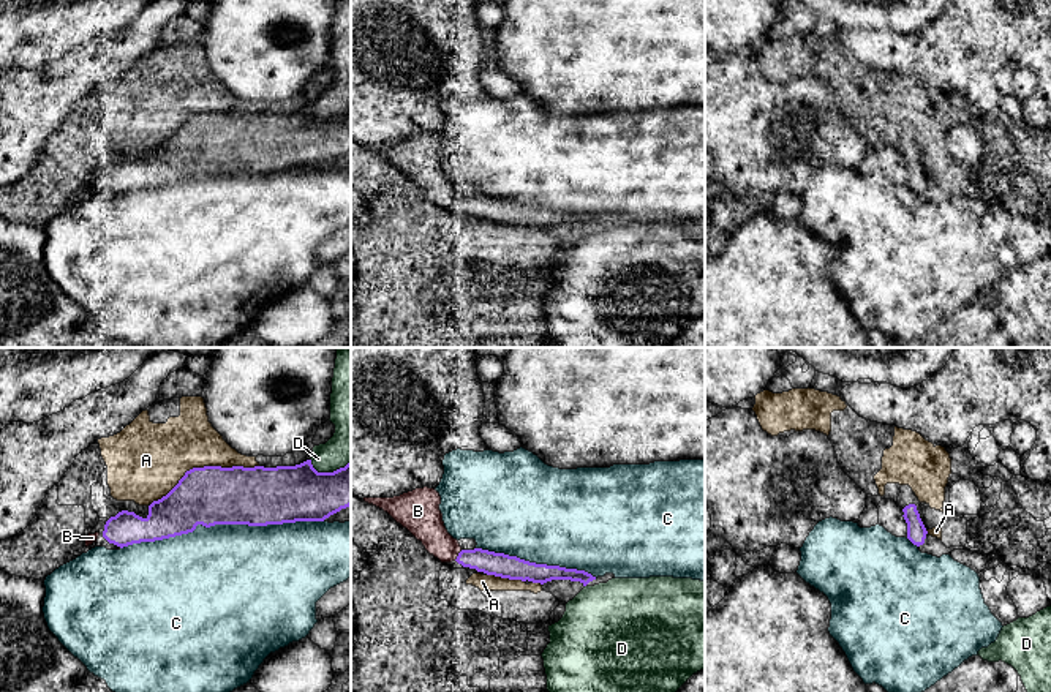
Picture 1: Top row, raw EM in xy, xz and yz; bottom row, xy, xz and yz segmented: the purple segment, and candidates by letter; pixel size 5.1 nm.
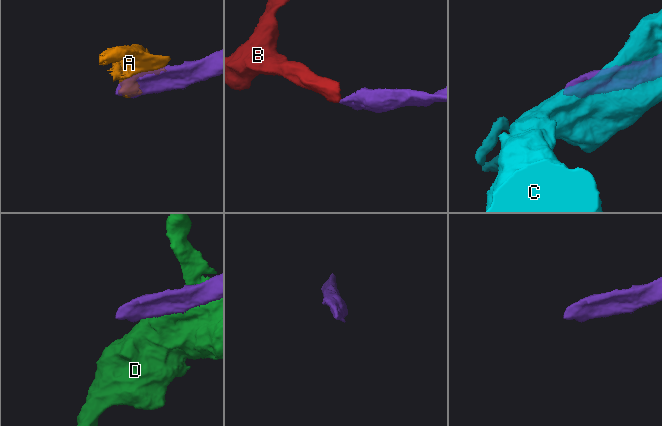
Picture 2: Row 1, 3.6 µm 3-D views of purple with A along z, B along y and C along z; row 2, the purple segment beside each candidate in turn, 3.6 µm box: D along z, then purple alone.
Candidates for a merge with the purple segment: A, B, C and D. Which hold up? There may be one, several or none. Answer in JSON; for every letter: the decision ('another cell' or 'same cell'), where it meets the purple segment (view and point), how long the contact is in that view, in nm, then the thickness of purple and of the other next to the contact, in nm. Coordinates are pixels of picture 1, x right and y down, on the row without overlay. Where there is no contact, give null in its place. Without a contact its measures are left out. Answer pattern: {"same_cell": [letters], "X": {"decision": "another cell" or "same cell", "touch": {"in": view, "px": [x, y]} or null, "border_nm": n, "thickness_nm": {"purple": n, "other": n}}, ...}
{"same_cell": ["B"], "A": {"decision": "another cell", "touch": {"in": "xy", "px": [204, 112]}, "border_nm": 600, "thickness_nm": {"purple": 300, "other": 340}}, "B": {"decision": "same cell", "touch": {"in": "xz", "px": [459, 201]}, "border_nm": 70, "thickness_nm": {"purple": 120, "other": 190}}, "C": {"decision": "another cell", "touch": {"in": "xy", "px": [222, 169]}, "border_nm": 1050, "thickness_nm": {"purple": 300, "other": 500}}, "D": {"decision": "another cell", "touch": {"in": "xy", "px": [327, 119]}, "border_nm": 200, "thickness_nm": {"purple": 280, "other": 190}}}

